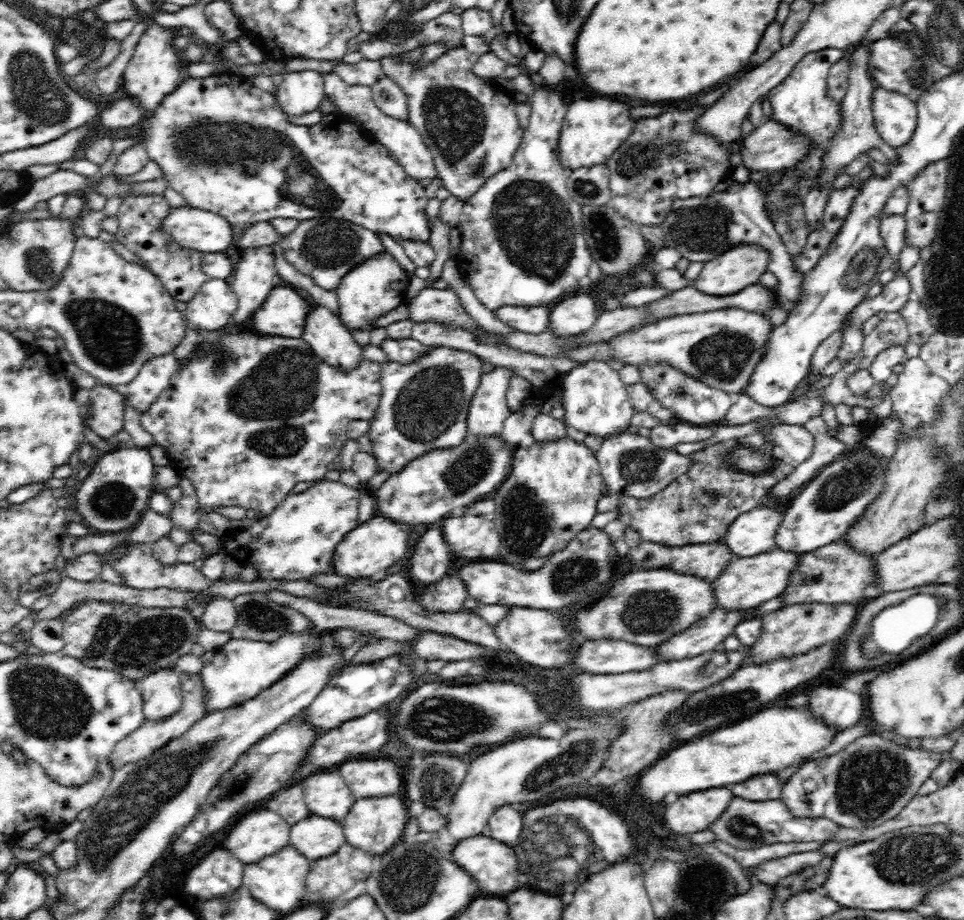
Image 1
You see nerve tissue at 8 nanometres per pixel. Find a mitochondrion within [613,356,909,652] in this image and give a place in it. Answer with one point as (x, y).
(648, 611)

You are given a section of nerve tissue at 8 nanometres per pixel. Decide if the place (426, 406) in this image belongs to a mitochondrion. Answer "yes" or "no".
yes

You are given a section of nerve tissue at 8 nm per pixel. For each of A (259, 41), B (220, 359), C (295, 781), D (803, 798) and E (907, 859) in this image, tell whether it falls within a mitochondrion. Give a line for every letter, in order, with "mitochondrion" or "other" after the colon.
A: other
B: mitochondrion
C: other
D: mitochondrion
E: mitochondrion

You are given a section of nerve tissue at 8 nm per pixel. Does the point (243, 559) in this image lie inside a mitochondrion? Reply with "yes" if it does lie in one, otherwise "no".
no

